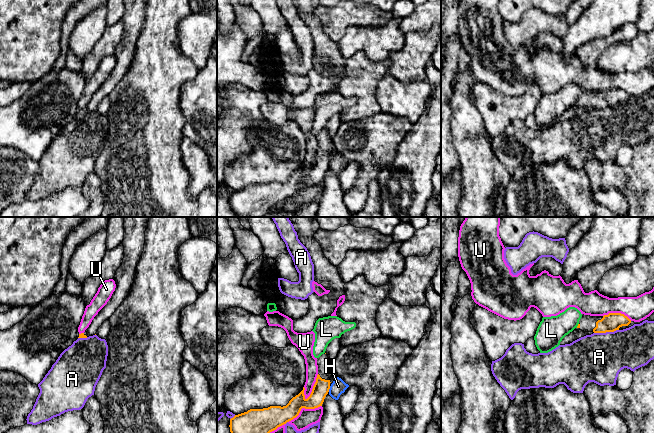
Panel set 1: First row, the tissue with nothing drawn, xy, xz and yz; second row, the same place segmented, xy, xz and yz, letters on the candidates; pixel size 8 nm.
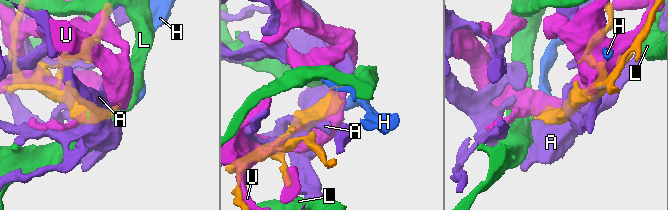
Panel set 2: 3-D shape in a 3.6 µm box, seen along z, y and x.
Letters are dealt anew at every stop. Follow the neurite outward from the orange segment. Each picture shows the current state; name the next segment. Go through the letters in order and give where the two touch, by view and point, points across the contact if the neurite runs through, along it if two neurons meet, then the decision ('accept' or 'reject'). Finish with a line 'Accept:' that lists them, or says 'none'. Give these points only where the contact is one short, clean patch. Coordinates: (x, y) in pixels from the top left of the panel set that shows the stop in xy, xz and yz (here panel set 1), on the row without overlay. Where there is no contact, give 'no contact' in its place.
A: yz (606, 107) | reject
H: xz (329, 164) | along xz (330, 162), (328, 167) | reject
L: yz (578, 101) | along yz (578, 99), (576, 103) | reject
U: xz (313, 163) | reject
Accept: none

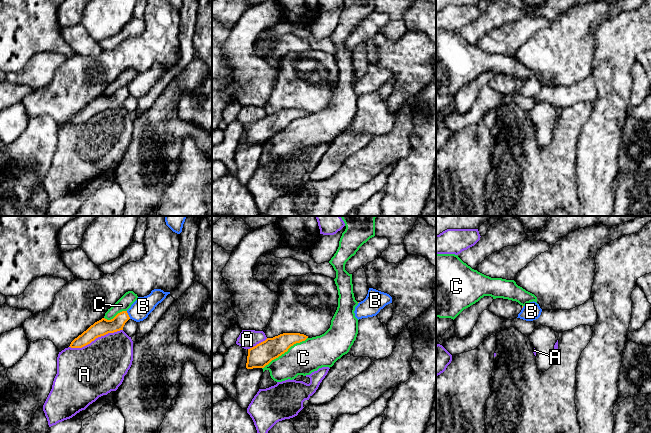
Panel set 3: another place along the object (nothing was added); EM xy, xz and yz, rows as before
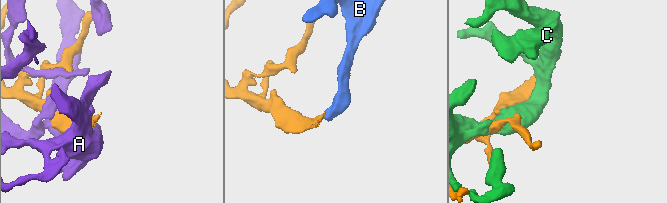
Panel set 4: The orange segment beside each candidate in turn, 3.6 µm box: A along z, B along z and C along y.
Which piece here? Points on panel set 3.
A: xy (95, 114) | reject
B: xy (128, 91) | along xy (126, 87), (130, 94) | reject
C: xz (284, 128) | reject
Accept: none

